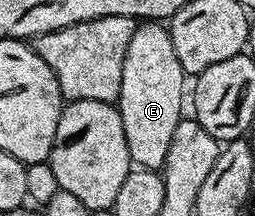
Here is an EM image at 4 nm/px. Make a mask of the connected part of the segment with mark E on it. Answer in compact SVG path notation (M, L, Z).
M157 21L138 24L123 59L122 80L117 108L123 121L130 160L136 166L158 170L164 166L175 127L183 118L183 85L187 82L164 24Z

